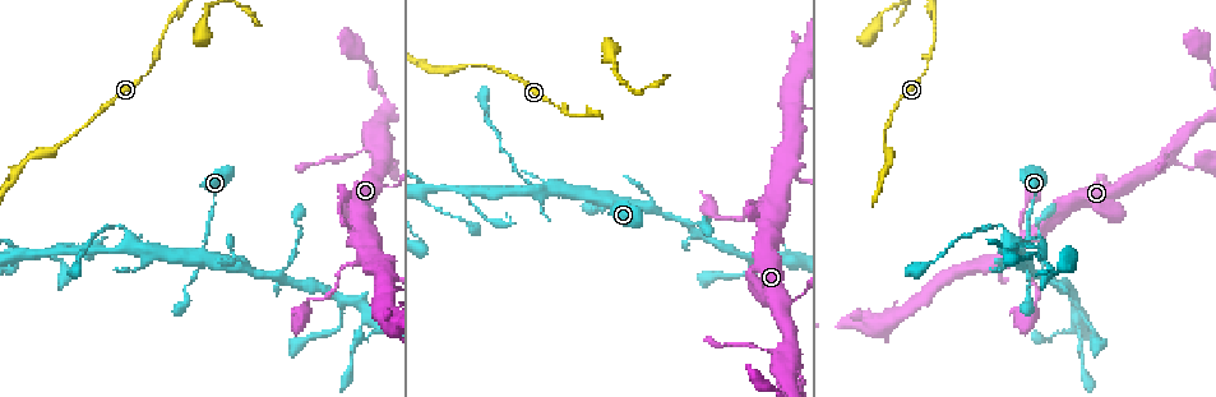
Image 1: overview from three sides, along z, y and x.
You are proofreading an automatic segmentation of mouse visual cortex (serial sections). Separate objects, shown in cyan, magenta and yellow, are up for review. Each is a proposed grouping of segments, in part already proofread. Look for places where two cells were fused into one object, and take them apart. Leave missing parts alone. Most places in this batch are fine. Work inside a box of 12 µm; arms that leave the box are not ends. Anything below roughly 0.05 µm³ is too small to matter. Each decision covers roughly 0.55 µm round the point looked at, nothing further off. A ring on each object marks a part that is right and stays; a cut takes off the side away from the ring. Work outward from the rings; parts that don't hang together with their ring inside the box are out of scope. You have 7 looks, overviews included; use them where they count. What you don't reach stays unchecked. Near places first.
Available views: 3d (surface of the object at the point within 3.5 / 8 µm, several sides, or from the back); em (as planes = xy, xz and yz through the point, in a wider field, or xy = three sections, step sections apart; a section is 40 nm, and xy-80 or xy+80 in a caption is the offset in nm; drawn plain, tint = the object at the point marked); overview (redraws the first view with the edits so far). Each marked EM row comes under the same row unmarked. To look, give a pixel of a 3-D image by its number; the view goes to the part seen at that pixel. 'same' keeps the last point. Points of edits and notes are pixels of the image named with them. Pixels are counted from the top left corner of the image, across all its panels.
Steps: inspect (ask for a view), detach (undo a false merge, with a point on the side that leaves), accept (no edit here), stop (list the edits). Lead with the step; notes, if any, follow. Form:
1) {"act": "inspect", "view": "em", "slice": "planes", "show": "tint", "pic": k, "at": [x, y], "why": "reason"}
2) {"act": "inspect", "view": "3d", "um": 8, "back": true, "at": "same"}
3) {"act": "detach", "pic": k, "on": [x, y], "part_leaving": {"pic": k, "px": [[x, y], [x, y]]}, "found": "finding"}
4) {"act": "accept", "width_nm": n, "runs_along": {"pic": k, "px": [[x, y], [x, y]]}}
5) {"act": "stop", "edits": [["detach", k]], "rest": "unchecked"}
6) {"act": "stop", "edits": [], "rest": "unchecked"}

{"act": "inspect", "view": "3d", "um": 3.5, "pic": 1, "at": [202, 252], "why": "abrupt turn"}

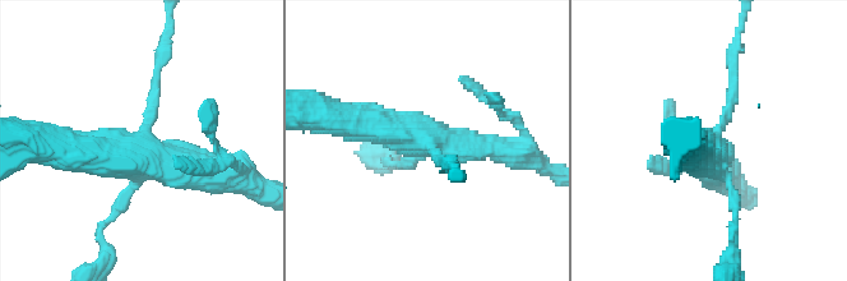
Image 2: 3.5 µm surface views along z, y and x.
{"act": "inspect", "view": "em", "slice": "xy", "step": 3, "show": "tint", "pic": 2, "at": [426, 142], "arms": 4, "arm_widths_nm": [150, 150, 300, 400], "why": "shape alone is not enough"}

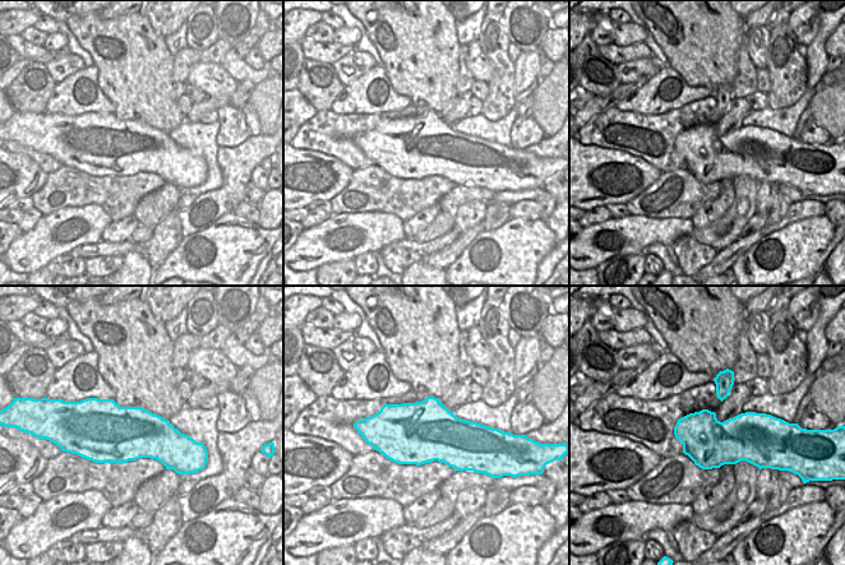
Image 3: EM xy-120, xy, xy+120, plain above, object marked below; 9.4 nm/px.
{"act": "inspect", "view": "em", "slice": "xy", "step": 1, "show": "tint", "at": "same", "why": "another direction"}

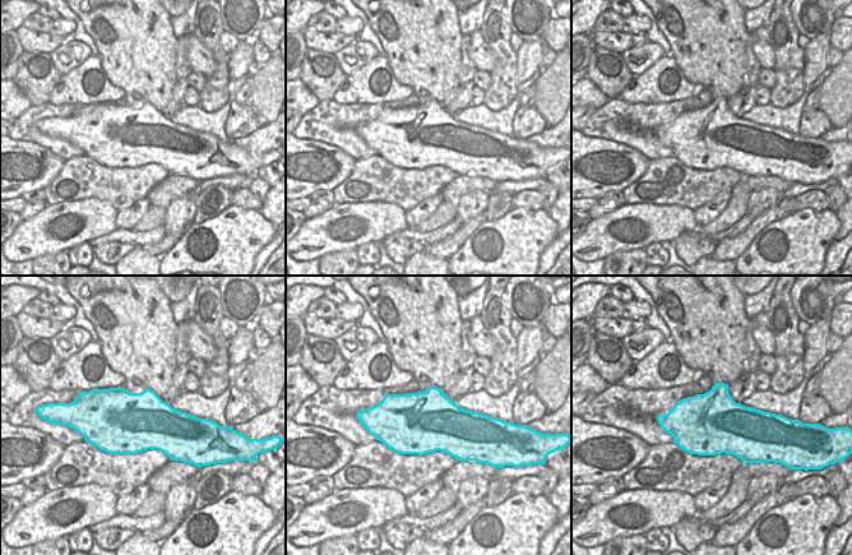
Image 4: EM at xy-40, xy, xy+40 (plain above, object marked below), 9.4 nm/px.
{"act": "accept", "found": "all the same cell"}

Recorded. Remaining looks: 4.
{"act": "inspect", "view": "3d", "um": 8, "back": true, "pic": 1, "at": [132, 246], "why": "thin arm on a thick one"}

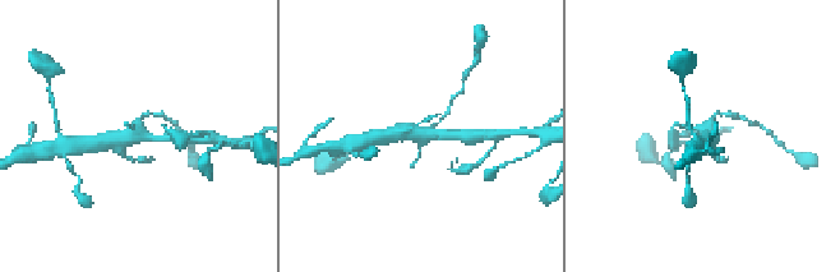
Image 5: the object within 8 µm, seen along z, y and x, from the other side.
{"act": "inspect", "view": "3d", "um": 3.5, "pic": 5, "at": [135, 136], "why": "closer look"}

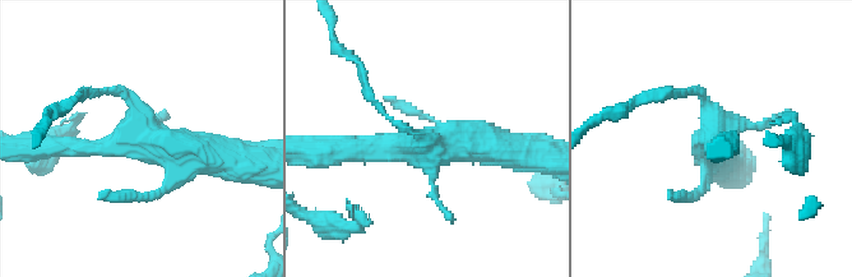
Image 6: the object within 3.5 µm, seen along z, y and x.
{"act": "accept", "runs_along": {"pic": 6, "px": [[225, 156], [154, 141], [56, 144]]}, "found": "one cell here"}

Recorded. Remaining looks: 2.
{"act": "inspect", "view": "3d", "um": 3.5, "pic": 1, "at": [427, 192], "why": "sharp bend"}

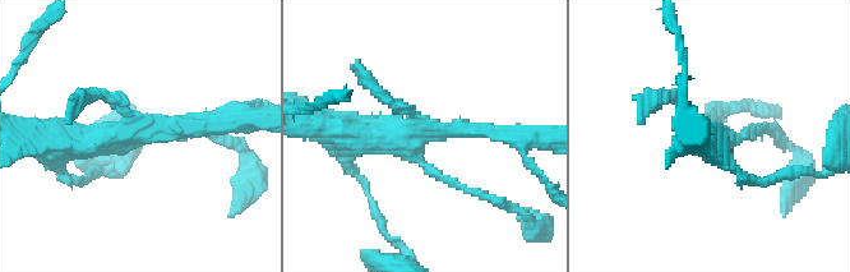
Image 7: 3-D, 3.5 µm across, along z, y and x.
{"act": "inspect", "view": "em", "slice": "xy", "step": 5, "show": "tint", "pic": 7, "at": [420, 135]}

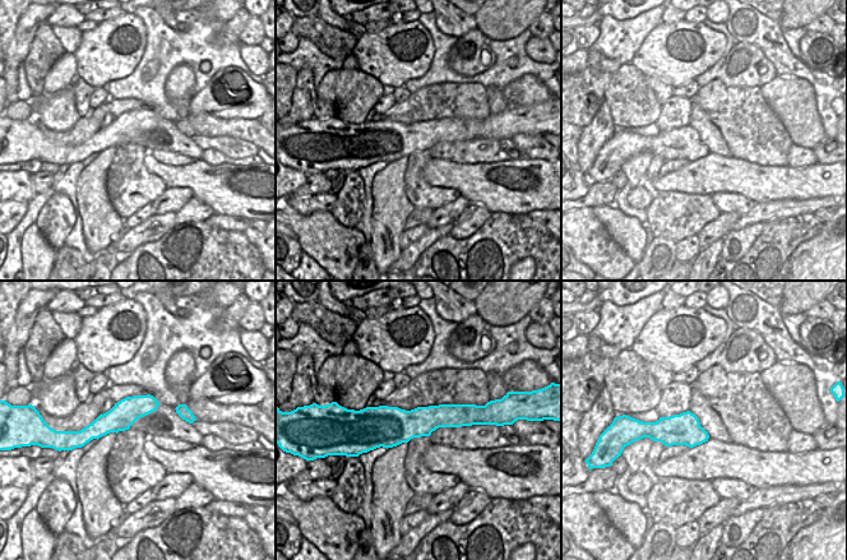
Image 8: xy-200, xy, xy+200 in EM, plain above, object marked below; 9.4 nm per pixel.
{"act": "accept", "found": "continuous, no second cell"}

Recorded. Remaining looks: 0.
{"act": "stop", "edits": [], "rest": "unchecked"}

